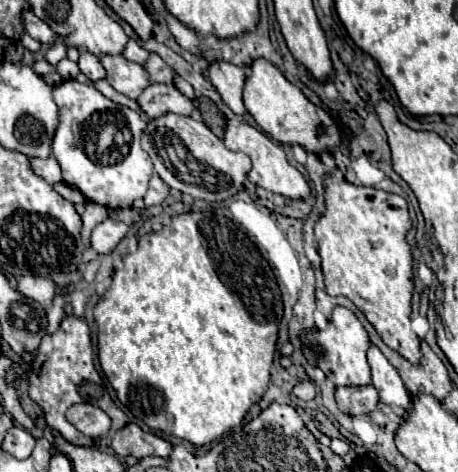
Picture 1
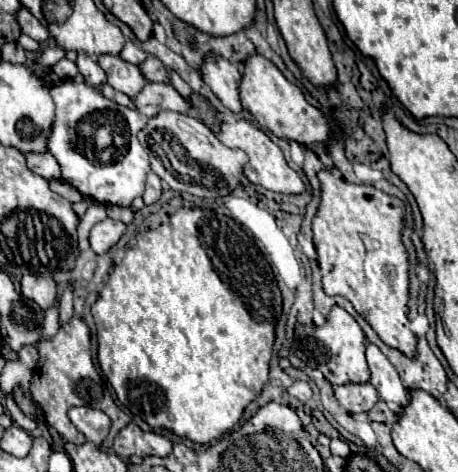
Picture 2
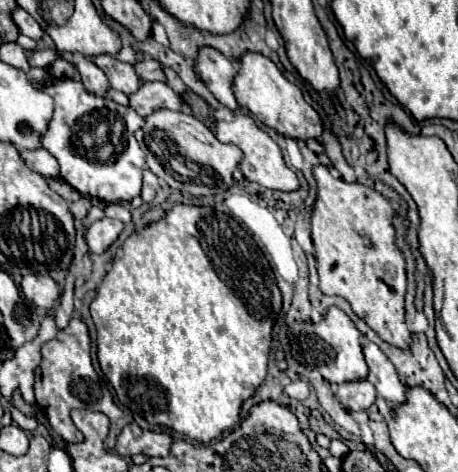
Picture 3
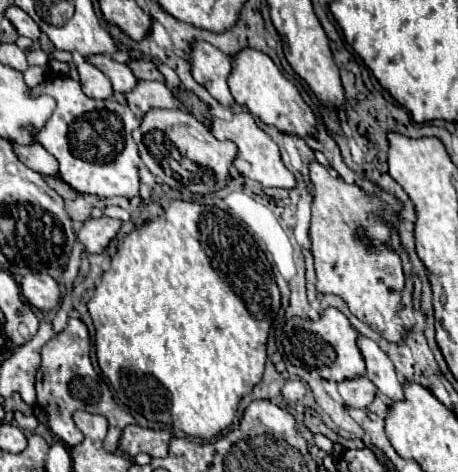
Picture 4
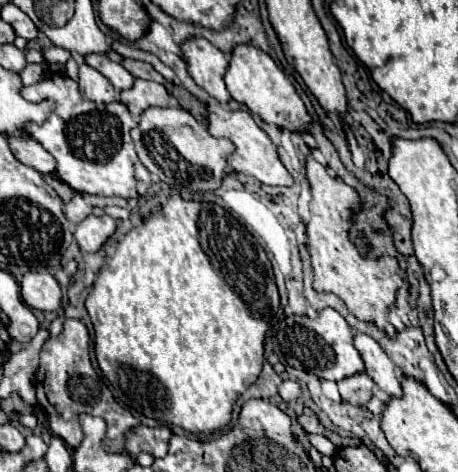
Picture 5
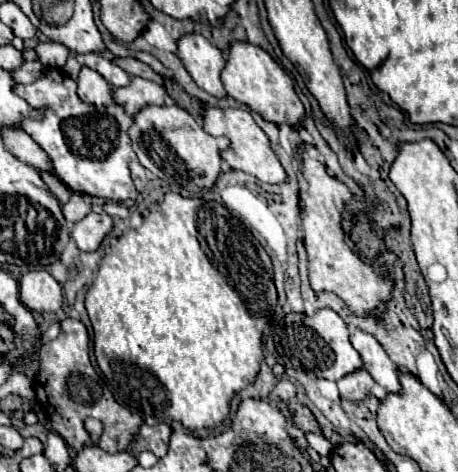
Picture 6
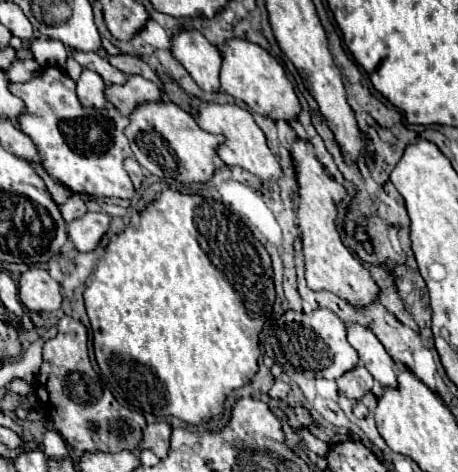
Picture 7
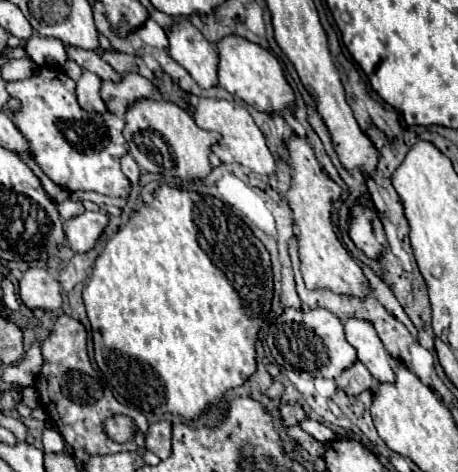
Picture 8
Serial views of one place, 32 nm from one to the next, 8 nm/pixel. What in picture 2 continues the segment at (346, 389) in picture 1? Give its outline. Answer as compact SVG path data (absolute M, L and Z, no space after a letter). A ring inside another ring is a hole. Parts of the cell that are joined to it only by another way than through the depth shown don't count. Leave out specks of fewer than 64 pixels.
M370 382L342 384L336 388L336 400L348 412L368 412L376 404L378 392Z

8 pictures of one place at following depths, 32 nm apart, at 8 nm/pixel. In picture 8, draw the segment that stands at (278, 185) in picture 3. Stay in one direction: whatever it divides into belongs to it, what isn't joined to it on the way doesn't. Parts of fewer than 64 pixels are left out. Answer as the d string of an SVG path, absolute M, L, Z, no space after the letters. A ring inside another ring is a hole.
M194 98L194 114L192 118L200 128L204 130L214 130L220 134L220 140L212 144L212 152L222 160L222 162L238 162L242 166L252 168L258 174L274 174L276 162L266 146L264 134L260 128L254 124L252 116L244 106L240 106L234 100L218 100L218 98Z

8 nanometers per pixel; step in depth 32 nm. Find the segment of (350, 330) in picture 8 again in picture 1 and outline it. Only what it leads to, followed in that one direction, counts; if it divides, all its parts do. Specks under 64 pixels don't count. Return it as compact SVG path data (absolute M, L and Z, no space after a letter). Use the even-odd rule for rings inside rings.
M368 348L368 364L372 368L372 386L378 390L380 400L390 406L410 408L410 392L404 388L396 368L386 360L386 356L376 348Z

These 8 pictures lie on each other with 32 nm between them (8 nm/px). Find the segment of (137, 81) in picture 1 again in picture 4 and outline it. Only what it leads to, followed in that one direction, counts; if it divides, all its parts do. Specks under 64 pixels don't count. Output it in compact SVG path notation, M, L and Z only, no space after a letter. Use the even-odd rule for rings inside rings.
M108 54L88 56L88 62L94 64L100 72L104 72L108 76L108 80L112 82L116 92L128 92L136 86L136 76L132 74L132 70L126 64L114 62Z

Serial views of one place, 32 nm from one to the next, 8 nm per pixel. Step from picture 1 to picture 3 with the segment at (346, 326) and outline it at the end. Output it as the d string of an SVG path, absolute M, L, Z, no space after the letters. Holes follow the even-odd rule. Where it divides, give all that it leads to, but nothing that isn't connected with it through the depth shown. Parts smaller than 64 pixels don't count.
M330 308L322 322L304 322L304 320L294 320L292 324L288 324L288 348L286 352L292 356L292 360L296 360L298 364L316 368L324 380L334 382L334 384L342 384L348 380L360 380L366 378L368 368L362 356L362 334L358 332L358 328L354 326L354 322L340 310L340 308Z

